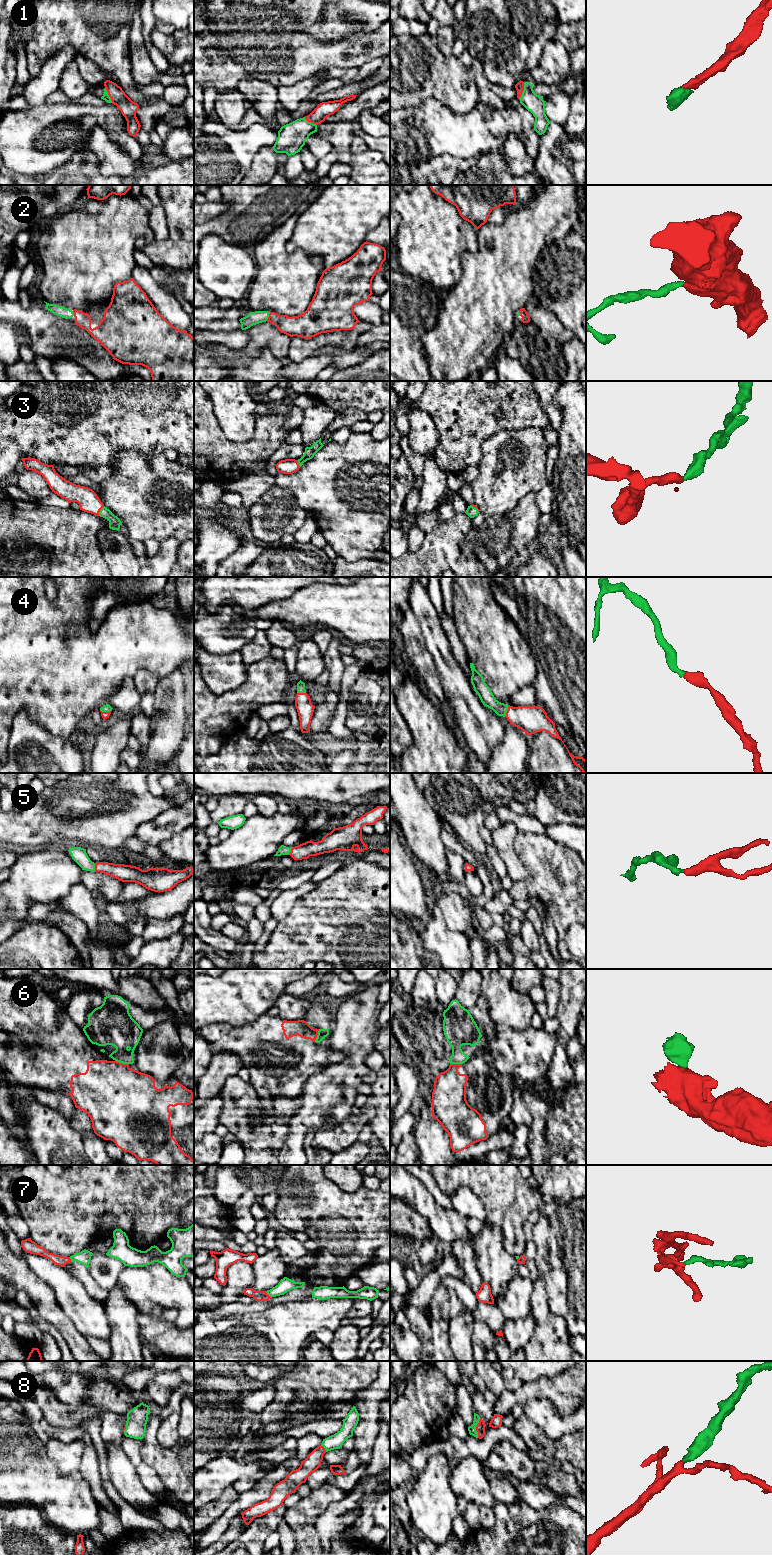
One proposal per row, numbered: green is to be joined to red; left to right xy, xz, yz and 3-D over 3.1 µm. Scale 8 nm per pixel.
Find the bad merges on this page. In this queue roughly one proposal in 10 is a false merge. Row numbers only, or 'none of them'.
6

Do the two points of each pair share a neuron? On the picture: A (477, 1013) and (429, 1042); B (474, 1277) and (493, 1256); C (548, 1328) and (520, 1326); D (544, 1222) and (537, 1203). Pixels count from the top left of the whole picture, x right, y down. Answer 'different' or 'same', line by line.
A: same
B: different
C: different
D: different

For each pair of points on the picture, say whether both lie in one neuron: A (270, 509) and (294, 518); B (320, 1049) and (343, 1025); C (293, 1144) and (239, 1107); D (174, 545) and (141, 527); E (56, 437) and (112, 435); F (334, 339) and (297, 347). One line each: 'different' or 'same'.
A: same
B: different
C: different
D: different
E: same
F: same

